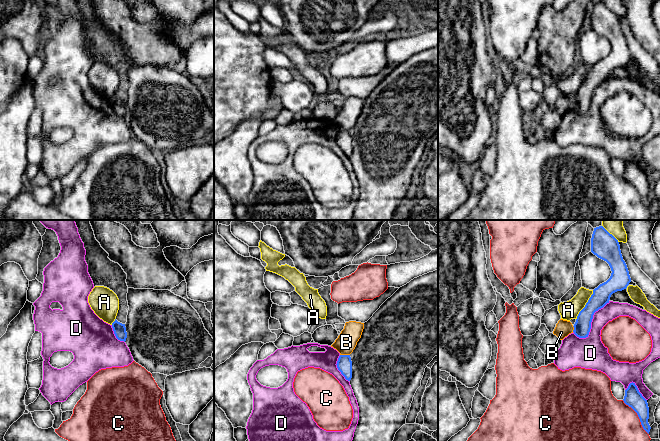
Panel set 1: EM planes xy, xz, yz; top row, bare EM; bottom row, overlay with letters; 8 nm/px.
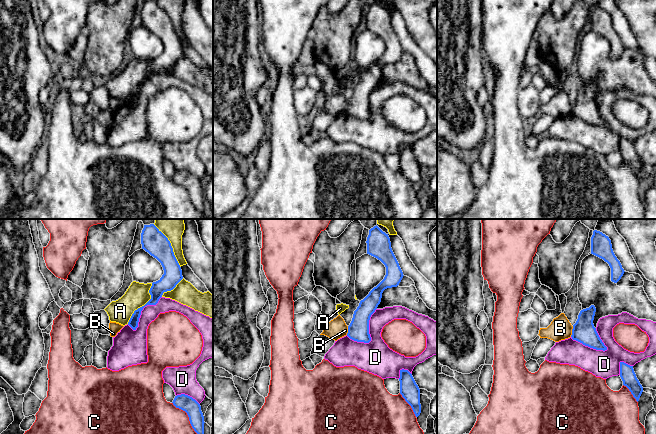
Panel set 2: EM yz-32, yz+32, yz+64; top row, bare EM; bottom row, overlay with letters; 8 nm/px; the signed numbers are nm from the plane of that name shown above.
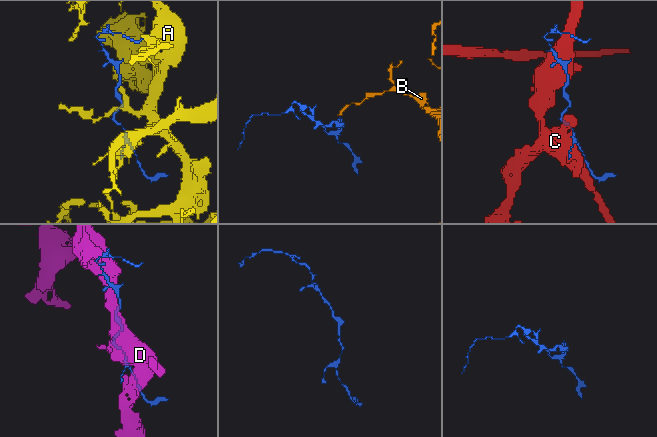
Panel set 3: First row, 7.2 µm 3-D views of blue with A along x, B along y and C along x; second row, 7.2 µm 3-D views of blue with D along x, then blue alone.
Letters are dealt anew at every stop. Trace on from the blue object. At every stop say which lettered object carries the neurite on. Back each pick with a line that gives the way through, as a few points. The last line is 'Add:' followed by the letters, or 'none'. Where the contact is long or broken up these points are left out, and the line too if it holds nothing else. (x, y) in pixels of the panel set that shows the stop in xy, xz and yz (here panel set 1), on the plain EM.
Add: none

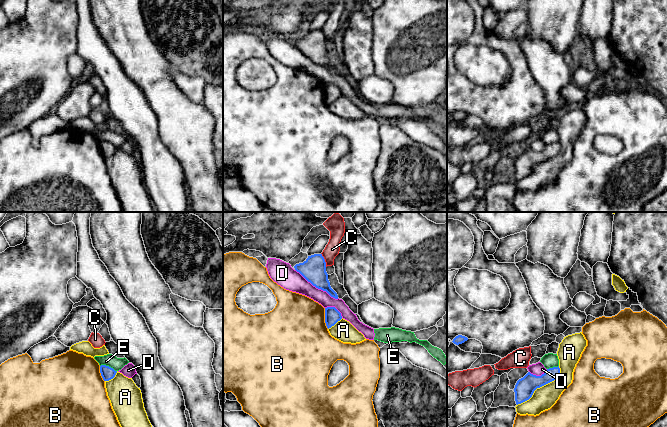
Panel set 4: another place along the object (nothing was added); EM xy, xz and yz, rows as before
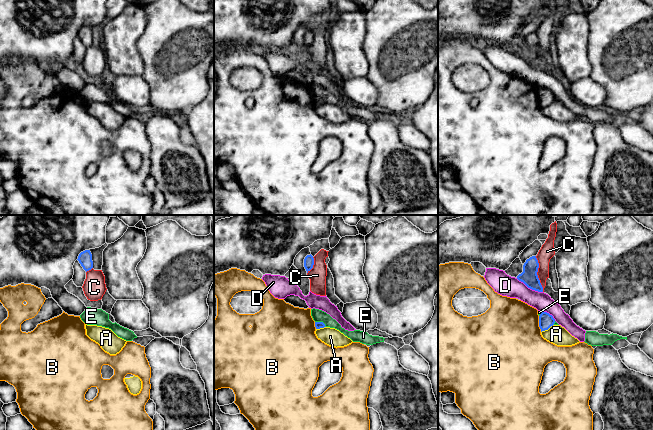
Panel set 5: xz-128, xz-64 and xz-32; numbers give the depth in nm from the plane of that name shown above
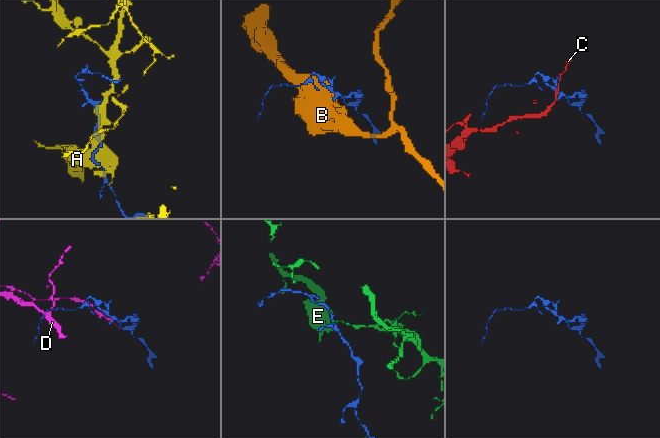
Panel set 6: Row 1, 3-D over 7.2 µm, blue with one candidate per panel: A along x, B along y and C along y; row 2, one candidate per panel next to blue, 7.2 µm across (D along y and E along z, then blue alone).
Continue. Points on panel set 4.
Add: none

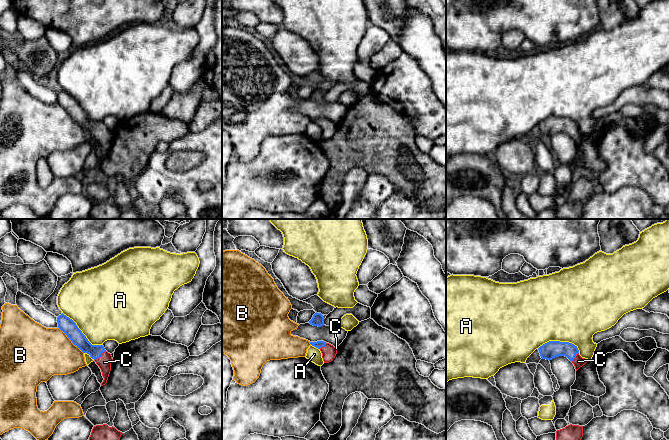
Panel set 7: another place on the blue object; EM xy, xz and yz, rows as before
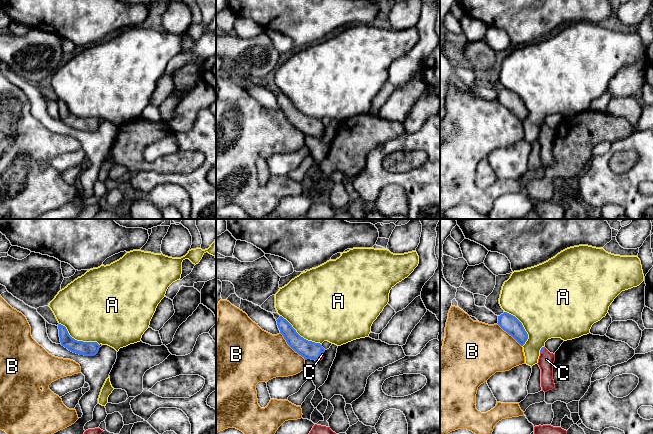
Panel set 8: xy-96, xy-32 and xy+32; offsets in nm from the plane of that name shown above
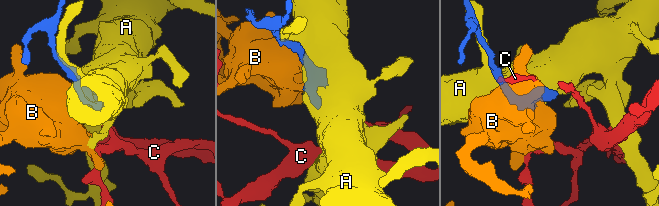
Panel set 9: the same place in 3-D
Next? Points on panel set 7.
C: way xy (76, 112), (88, 124), (100, 132), (104, 138)
Add: C

